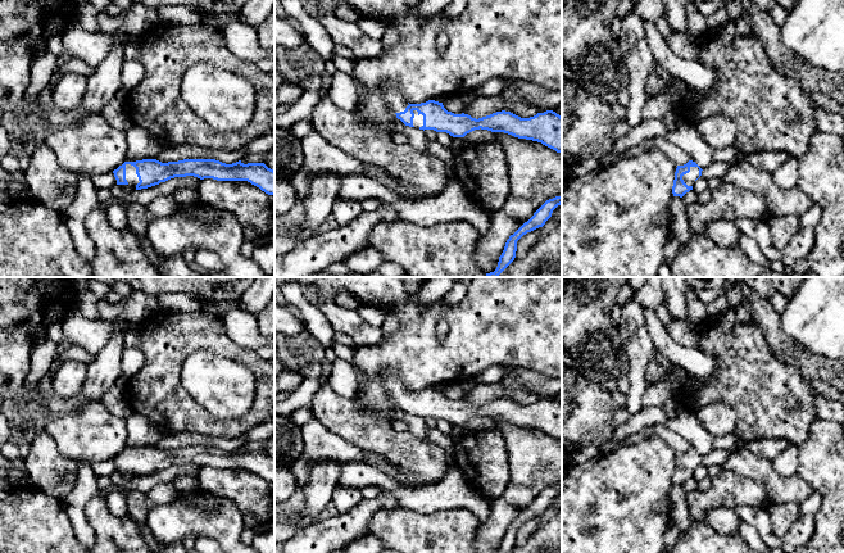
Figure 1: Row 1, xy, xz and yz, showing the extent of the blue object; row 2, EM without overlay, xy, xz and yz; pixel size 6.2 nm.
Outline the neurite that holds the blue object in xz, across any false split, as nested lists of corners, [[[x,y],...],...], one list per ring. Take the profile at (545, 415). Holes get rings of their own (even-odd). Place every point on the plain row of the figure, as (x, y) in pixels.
[[[389,370],[380,373],[386,393],[395,399],[405,413],[419,417],[446,420],[453,425],[464,425],[475,417],[504,420],[518,426],[541,430],[562,441],[562,404],[553,398],[521,405],[511,399],[496,399],[482,405],[448,399],[443,390],[428,387],[421,391],[408,391],[401,381]]]

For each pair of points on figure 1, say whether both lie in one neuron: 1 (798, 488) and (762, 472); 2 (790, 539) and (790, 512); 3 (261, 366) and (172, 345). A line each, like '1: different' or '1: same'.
1: same
2: different
3: same

